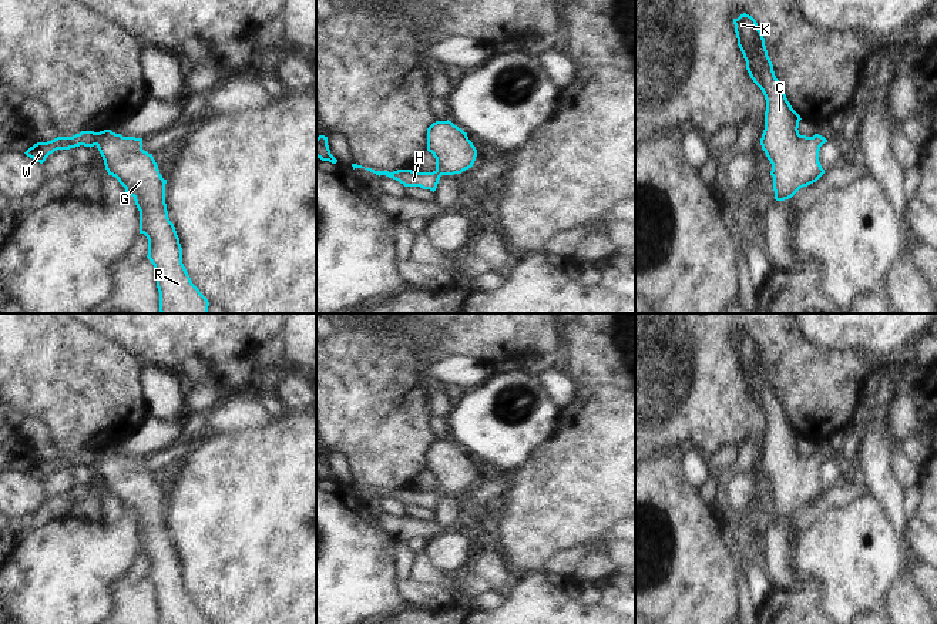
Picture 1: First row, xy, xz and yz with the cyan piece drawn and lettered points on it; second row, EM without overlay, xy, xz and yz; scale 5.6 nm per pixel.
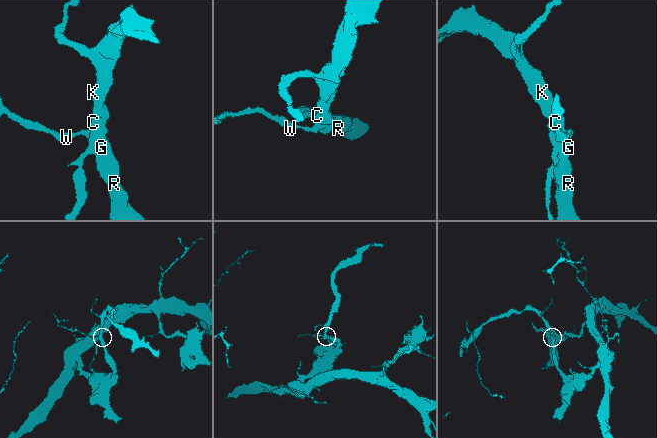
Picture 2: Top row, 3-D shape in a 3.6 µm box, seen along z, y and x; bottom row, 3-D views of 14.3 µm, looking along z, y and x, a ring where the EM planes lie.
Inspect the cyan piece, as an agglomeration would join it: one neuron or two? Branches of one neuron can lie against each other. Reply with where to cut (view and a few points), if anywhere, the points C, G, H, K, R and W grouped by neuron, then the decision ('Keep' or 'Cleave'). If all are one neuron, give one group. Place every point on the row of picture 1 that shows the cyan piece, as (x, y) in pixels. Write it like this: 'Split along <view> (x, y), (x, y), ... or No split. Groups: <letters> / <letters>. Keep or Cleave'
No split. Groups: C G H K R W. Keep

